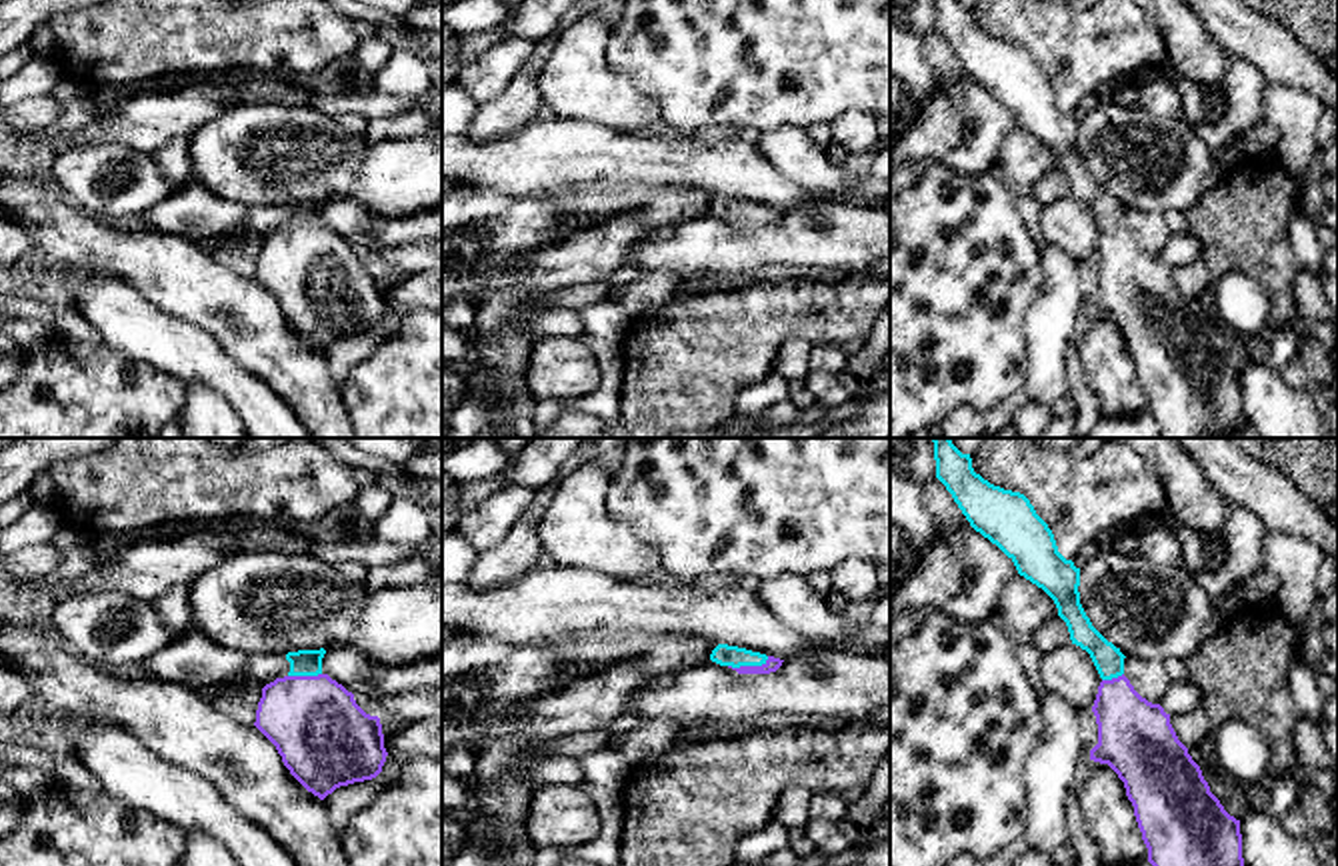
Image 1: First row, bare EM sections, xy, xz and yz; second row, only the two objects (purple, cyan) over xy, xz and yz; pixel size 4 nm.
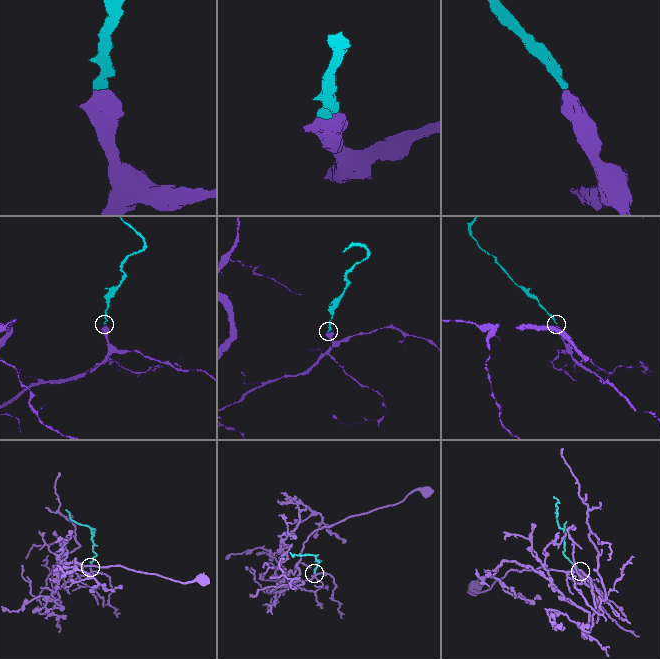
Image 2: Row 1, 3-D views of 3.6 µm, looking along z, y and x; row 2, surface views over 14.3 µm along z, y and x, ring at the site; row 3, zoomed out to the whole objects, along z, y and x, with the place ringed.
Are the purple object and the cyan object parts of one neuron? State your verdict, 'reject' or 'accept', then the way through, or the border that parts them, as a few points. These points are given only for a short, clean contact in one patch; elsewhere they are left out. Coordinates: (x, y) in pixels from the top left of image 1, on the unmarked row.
accept | across xz (772, 216), (748, 218), (738, 210), (722, 206)

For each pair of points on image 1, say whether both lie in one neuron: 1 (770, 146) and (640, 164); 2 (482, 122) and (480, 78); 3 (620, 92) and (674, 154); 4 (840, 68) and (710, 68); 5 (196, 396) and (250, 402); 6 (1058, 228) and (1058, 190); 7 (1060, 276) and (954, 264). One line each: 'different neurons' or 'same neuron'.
1: different neurons
2: different neurons
3: different neurons
4: same neuron
5: different neurons
6: different neurons
7: different neurons

